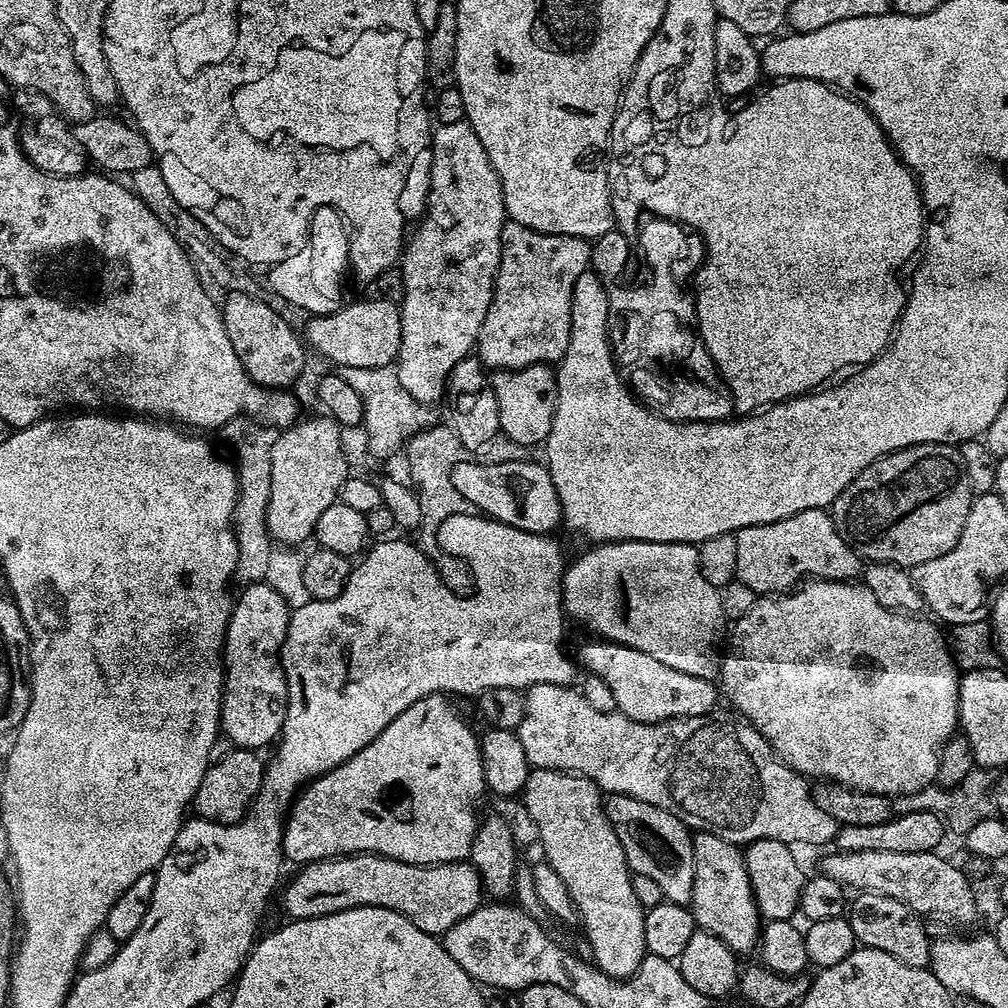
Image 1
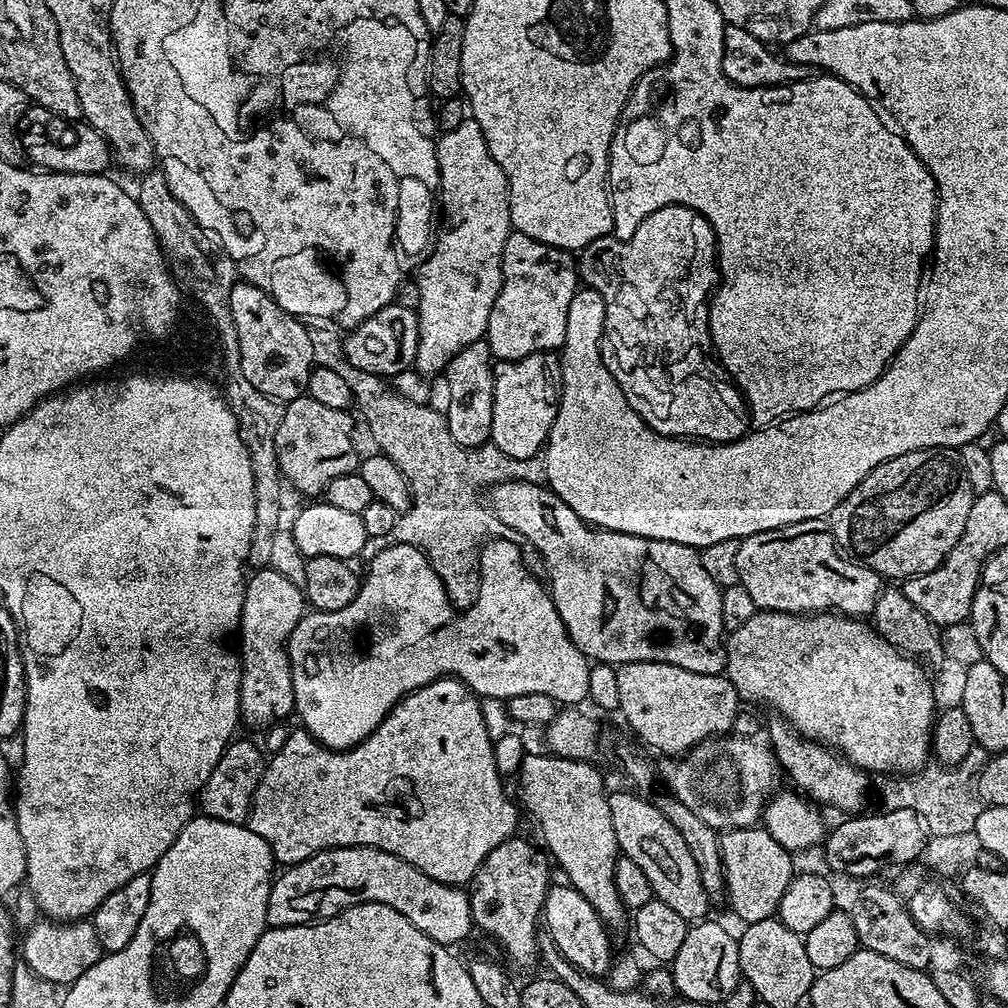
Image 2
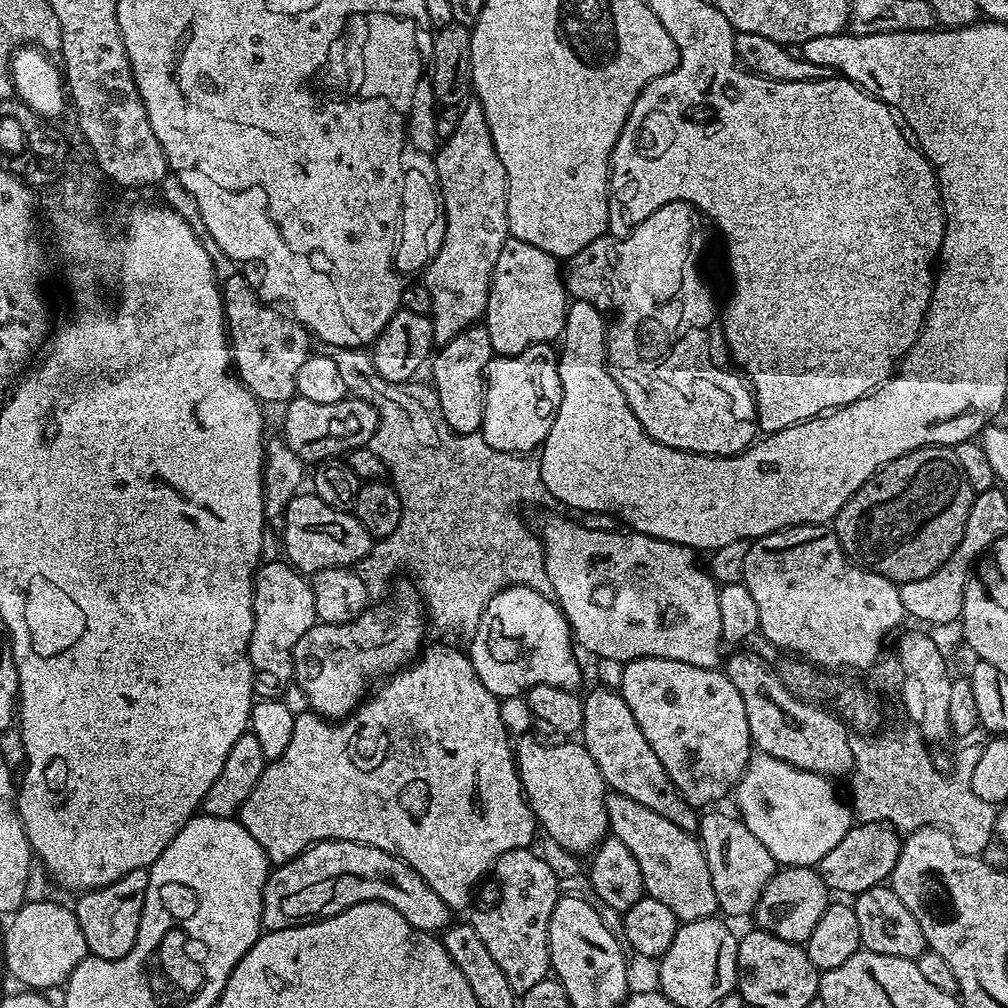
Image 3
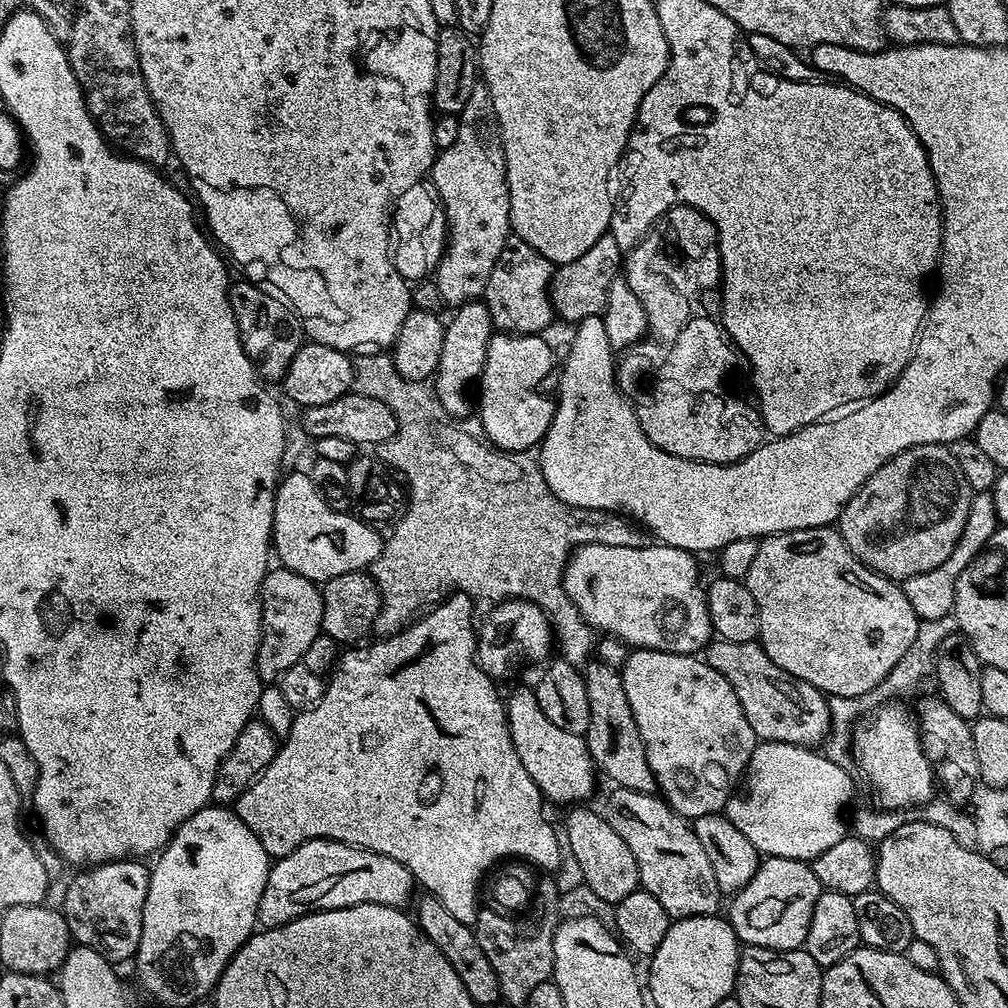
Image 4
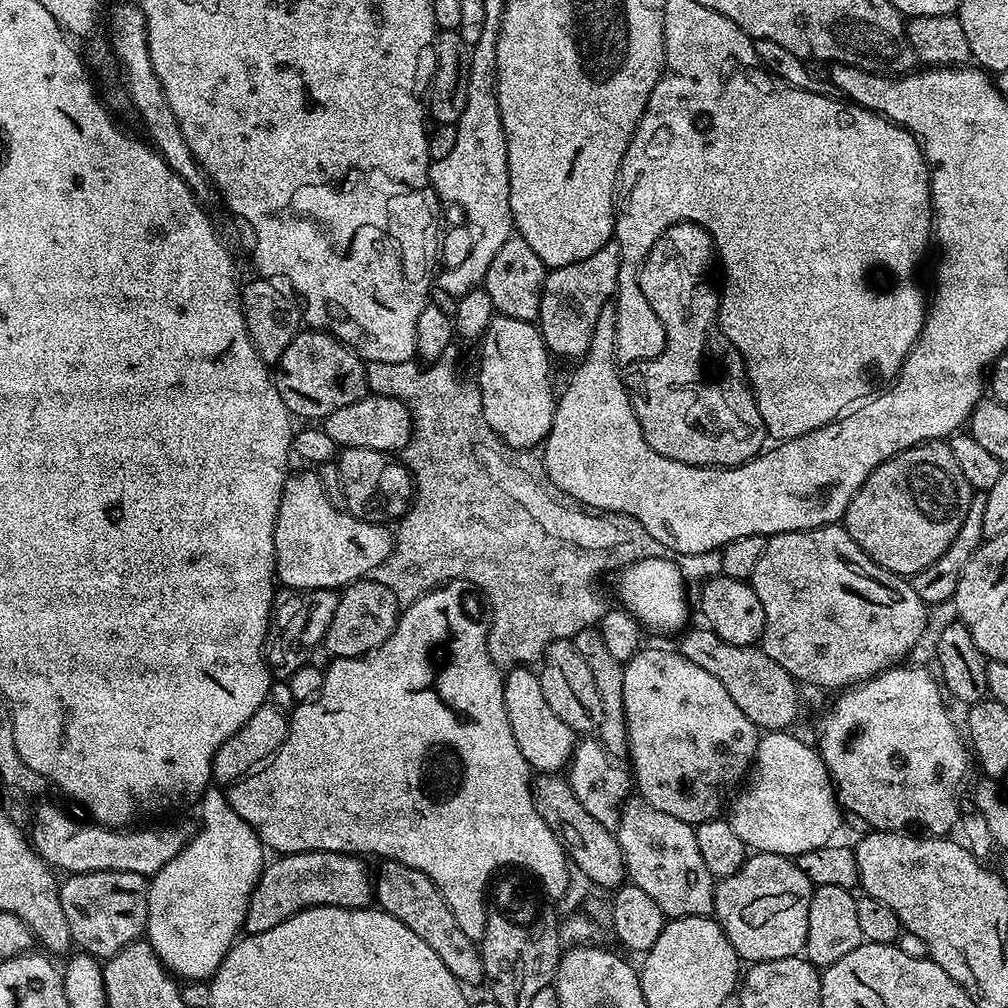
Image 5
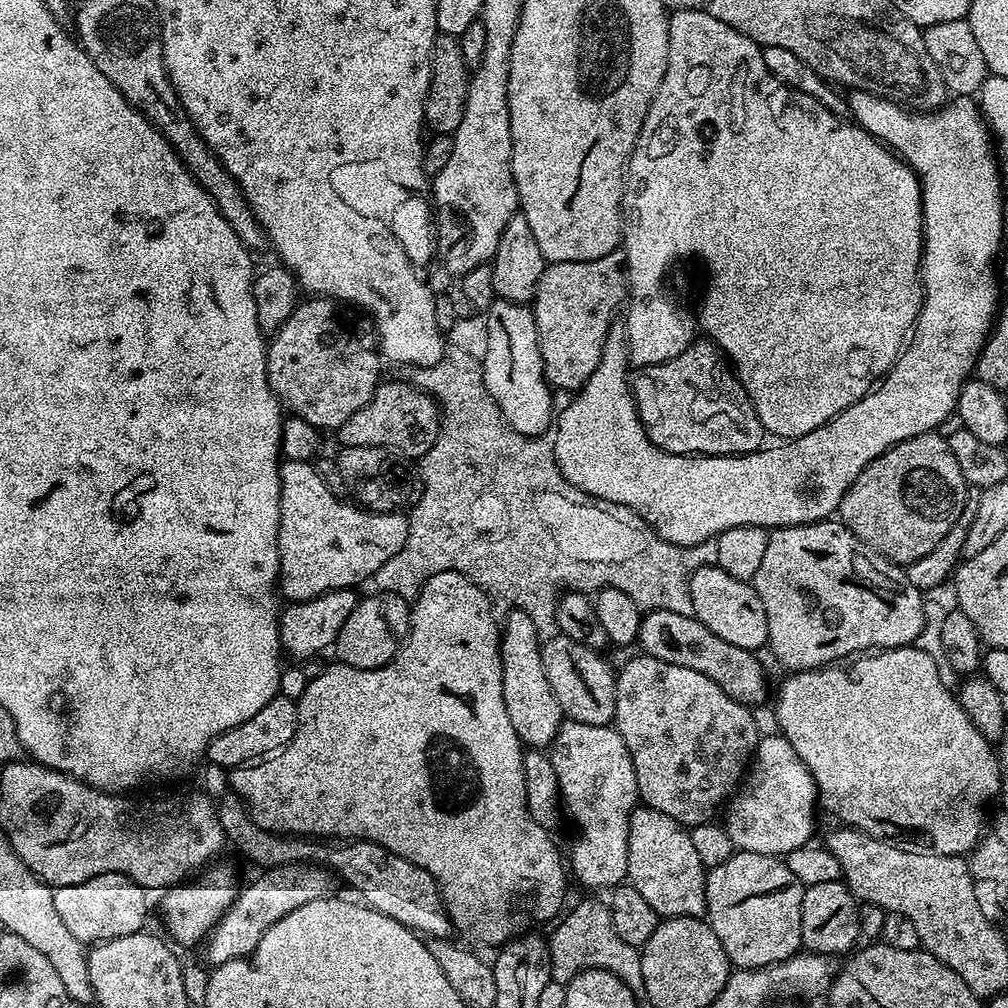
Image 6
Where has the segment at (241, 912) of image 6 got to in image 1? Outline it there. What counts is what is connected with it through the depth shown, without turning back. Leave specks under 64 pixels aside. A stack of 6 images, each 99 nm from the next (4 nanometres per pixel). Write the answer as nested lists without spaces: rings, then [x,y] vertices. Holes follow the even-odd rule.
[[[357,854],[305,864],[297,872],[288,885],[283,885],[284,908],[292,920],[309,920],[351,908],[385,908],[410,918],[418,930],[437,938],[474,914],[485,895],[480,872],[471,862],[407,864],[385,856]]]

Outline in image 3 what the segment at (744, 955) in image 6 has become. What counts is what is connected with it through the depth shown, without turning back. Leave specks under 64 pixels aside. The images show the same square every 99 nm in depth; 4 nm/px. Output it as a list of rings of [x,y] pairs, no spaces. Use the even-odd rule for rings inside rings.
[[[781,867],[770,878],[766,890],[756,903],[754,919],[765,932],[774,934],[791,944],[803,945],[814,934],[814,926],[818,926],[818,918],[830,903],[830,889],[824,885],[819,871],[815,867],[790,868]]]

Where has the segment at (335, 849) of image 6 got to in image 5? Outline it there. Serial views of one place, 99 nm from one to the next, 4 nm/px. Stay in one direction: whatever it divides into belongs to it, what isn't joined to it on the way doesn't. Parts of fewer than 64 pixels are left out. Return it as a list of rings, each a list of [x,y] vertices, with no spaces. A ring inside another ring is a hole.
[[[393,860],[383,861],[374,878],[374,898],[381,911],[398,918],[416,937],[422,938],[432,953],[437,954],[441,967],[447,969],[461,985],[480,985],[484,980],[484,963],[481,960],[479,945],[459,929],[446,900],[442,897],[434,882],[414,870],[413,867],[402,866]]]

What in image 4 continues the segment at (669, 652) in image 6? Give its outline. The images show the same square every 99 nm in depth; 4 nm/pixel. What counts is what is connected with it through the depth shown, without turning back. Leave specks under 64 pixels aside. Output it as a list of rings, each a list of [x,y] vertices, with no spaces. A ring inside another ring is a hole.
[[[716,638],[706,649],[706,659],[730,686],[734,686],[742,714],[746,714],[746,722],[750,722],[750,730],[754,730],[757,741],[786,742],[803,748],[823,745],[832,727],[829,697],[810,686],[810,682],[786,674],[782,666],[774,666],[759,643]]]

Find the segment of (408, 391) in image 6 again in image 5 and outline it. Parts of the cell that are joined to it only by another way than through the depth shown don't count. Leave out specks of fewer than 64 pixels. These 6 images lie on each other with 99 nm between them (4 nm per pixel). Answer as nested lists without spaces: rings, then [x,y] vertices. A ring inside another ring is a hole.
[[[369,394],[342,410],[324,417],[322,427],[341,449],[361,448],[362,450],[382,450],[389,454],[400,454],[412,441],[412,412],[408,405],[393,396]]]

